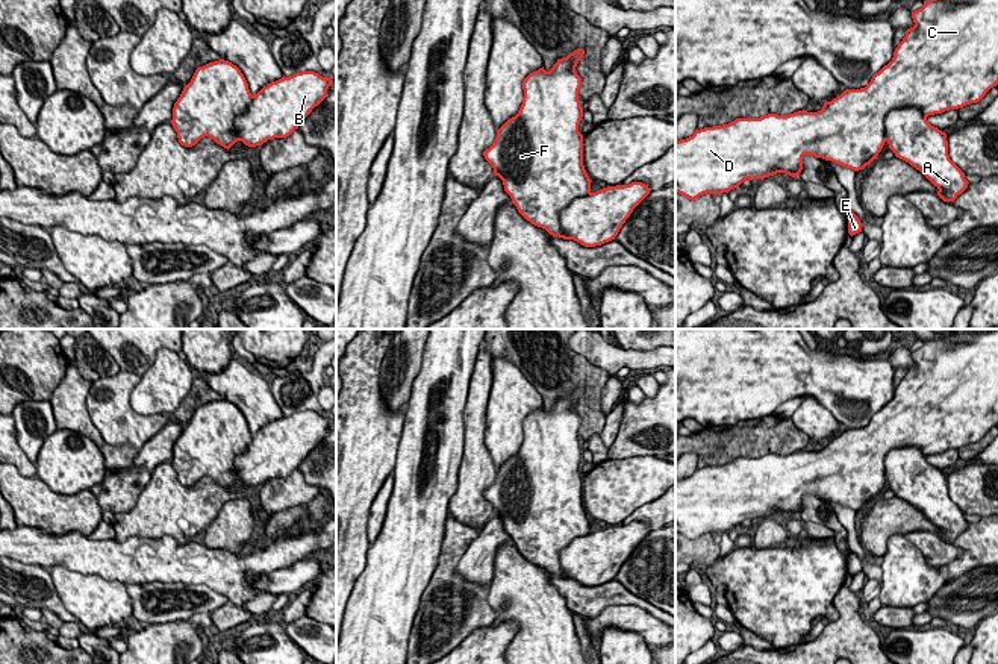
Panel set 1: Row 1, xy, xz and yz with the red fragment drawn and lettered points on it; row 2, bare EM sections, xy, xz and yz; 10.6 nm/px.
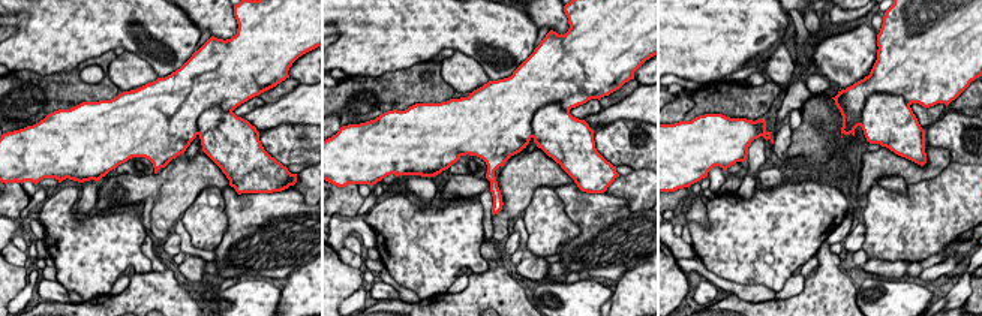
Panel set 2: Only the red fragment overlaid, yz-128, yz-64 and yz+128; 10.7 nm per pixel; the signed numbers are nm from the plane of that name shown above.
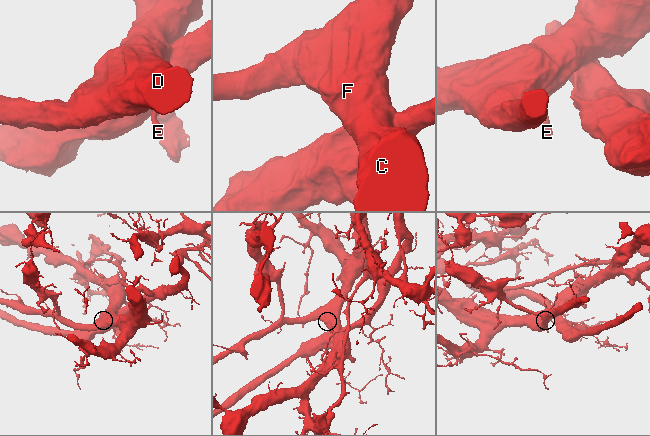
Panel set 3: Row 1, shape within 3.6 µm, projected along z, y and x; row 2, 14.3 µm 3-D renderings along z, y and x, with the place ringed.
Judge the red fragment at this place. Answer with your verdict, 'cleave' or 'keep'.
cleave

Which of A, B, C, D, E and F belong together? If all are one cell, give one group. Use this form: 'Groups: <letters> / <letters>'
Groups: A B / C D E F

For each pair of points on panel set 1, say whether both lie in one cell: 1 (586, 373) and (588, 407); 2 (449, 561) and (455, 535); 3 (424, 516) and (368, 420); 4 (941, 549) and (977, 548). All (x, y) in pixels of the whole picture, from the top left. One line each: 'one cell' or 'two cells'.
1: one cell
2: one cell
3: two cells
4: two cells

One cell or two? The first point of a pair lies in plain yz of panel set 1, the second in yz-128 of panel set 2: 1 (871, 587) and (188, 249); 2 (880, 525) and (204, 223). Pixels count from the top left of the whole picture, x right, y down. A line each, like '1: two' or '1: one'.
1: two
2: two

